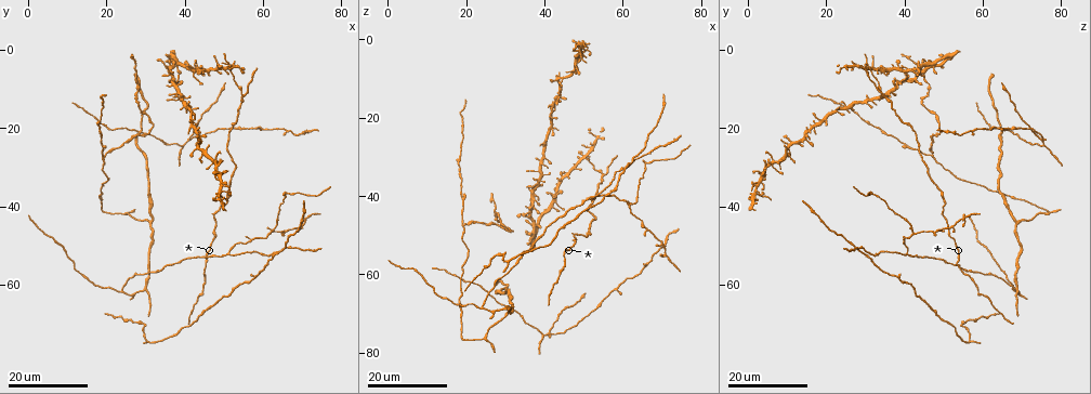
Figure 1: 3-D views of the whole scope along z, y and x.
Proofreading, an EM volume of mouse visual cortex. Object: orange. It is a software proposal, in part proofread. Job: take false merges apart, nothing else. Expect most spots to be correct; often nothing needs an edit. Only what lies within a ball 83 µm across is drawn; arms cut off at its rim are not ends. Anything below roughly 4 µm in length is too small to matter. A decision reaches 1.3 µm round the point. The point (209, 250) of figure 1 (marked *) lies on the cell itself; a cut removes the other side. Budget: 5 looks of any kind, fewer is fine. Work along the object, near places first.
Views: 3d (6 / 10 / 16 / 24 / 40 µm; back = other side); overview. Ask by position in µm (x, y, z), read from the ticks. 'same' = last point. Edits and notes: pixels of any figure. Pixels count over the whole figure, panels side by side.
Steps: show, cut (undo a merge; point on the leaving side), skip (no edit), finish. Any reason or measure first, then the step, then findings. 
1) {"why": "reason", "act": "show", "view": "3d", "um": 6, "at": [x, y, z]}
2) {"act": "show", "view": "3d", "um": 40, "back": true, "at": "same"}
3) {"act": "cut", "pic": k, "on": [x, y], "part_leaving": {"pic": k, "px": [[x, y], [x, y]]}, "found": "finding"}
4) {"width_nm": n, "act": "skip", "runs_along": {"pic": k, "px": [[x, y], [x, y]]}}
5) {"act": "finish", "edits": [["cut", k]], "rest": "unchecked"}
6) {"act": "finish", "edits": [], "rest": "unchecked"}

{"why": "three-way junction", "act": "show", "view": "3d", "um": 24, "at": [51.0, 52.0, 40.0]}

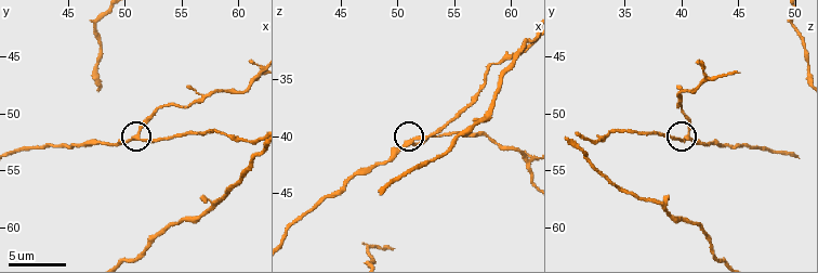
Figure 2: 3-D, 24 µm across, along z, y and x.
{"act": "show", "view": "3d", "um": 10, "at": [51.2, 51.8, 40.6]}

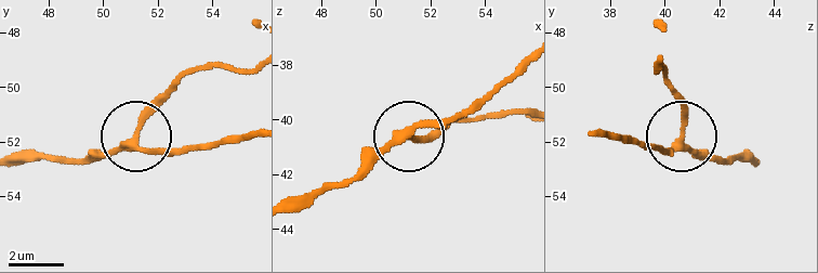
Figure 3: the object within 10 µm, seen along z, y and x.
{"act": "show", "view": "3d", "um": 6, "at": [51.0, 51.9, 40.6]}

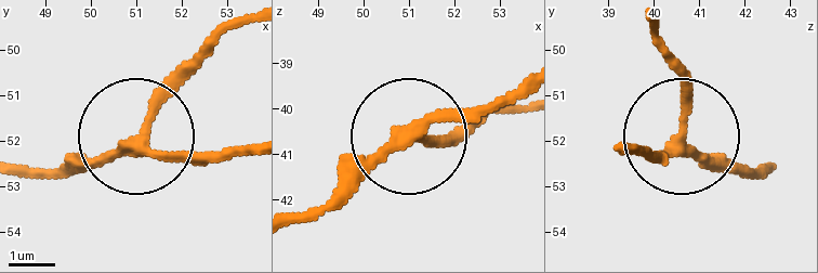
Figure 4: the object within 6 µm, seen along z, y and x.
{"width_nm": 230, "act": "skip", "runs_along": {"pic": 4, "px": [[772, 168], [733, 168], [698, 145], [667, 55]]}, "found": "all the same cell"}

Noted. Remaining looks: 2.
{"why": "two arms in line, one across", "act": "show", "view": "3d", "um": 6, "at": [61.4, 46.8, 42.4]}

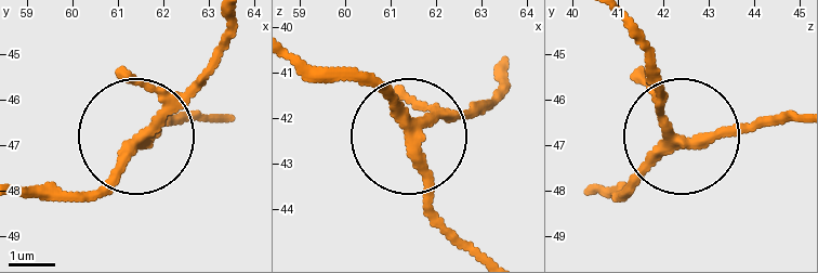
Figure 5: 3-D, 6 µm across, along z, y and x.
{"width_nm": 240, "act": "skip", "runs_along": {"pic": 5, "px": [[601, 191], [628, 186], [686, 137], [787, 120]]}, "found": "all the same cell"}

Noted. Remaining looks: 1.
{"act": "finish", "edits": [], "rest": "unchecked"}

